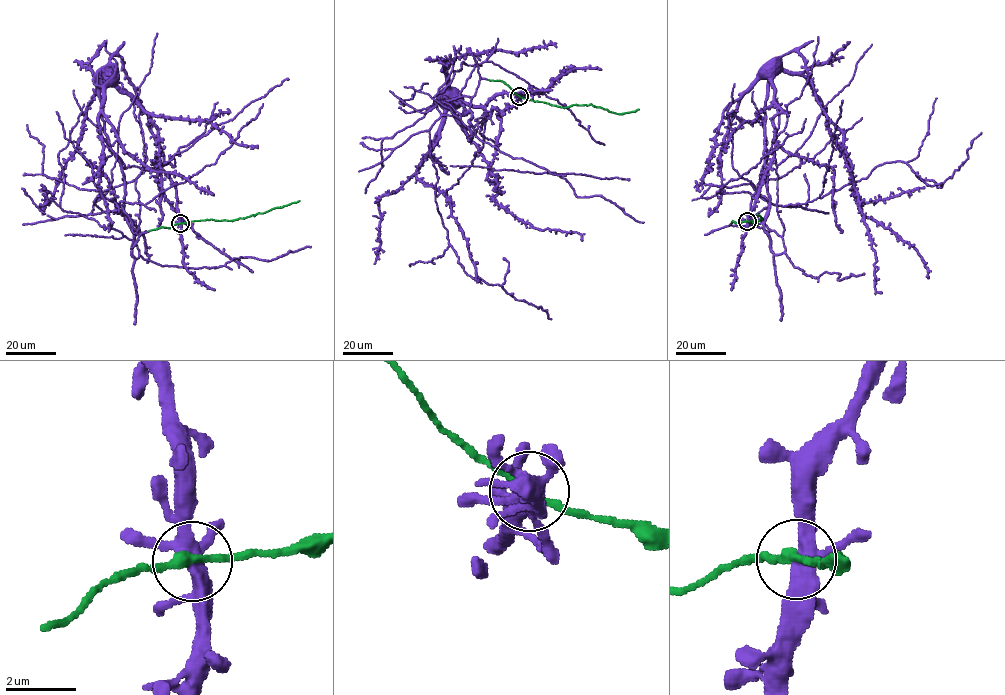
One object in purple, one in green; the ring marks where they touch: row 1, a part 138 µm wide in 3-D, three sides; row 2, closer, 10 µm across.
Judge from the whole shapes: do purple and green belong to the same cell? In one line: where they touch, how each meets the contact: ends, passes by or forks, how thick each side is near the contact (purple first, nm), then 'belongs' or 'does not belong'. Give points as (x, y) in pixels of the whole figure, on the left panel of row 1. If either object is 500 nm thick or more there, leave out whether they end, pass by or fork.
(180, 223) | purple forks | green passes by | 400/240 nm | belongs

